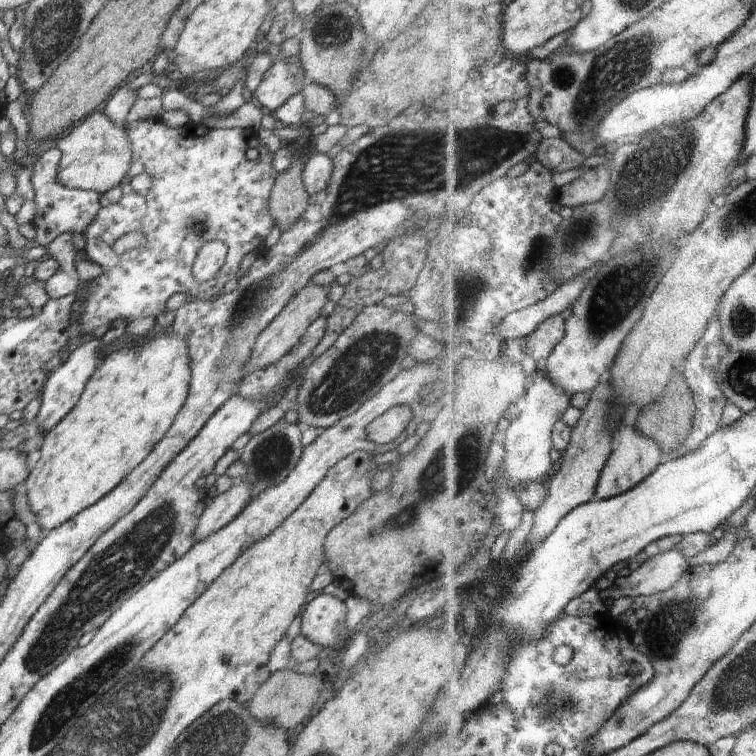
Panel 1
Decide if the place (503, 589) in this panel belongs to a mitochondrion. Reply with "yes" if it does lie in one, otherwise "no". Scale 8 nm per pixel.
no

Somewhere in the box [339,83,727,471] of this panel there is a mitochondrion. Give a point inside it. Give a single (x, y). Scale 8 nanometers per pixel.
(618, 296)

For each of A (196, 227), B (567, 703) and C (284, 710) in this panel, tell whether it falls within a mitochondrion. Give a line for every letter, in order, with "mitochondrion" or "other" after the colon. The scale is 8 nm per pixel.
A: mitochondrion
B: mitochondrion
C: other

